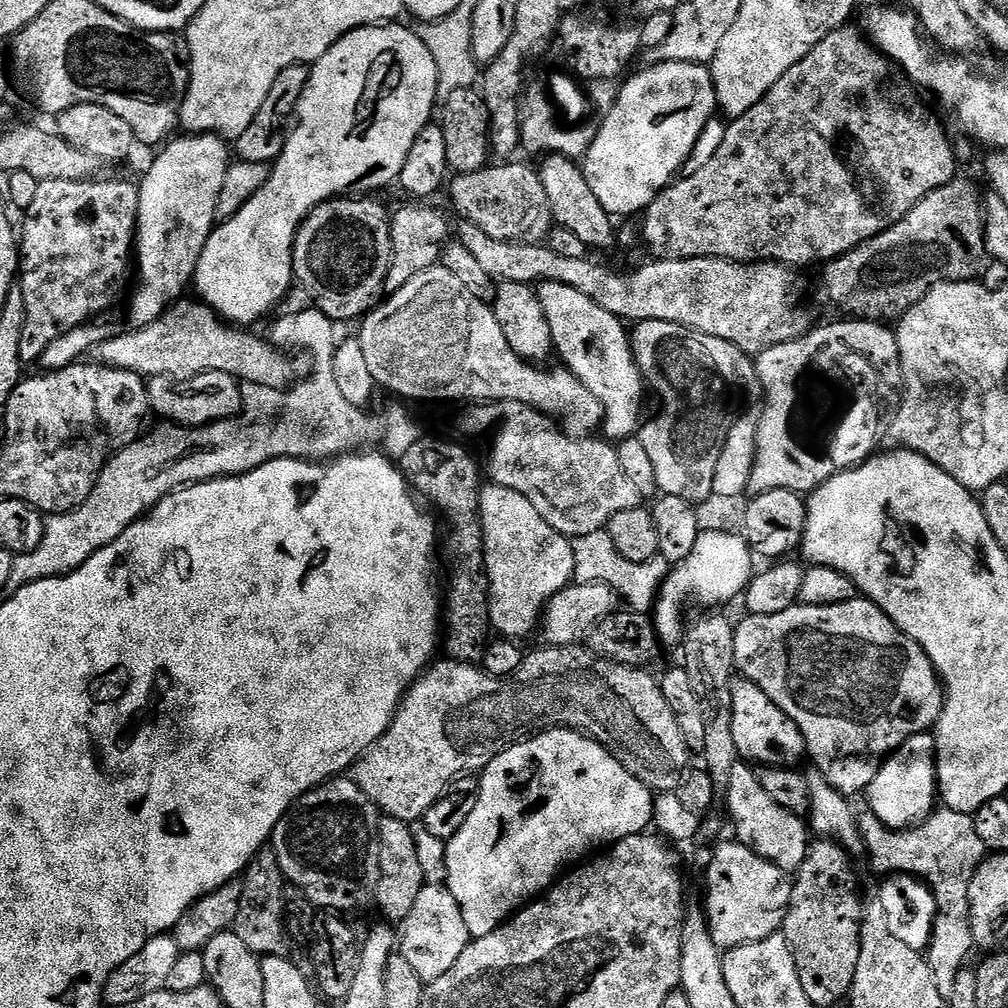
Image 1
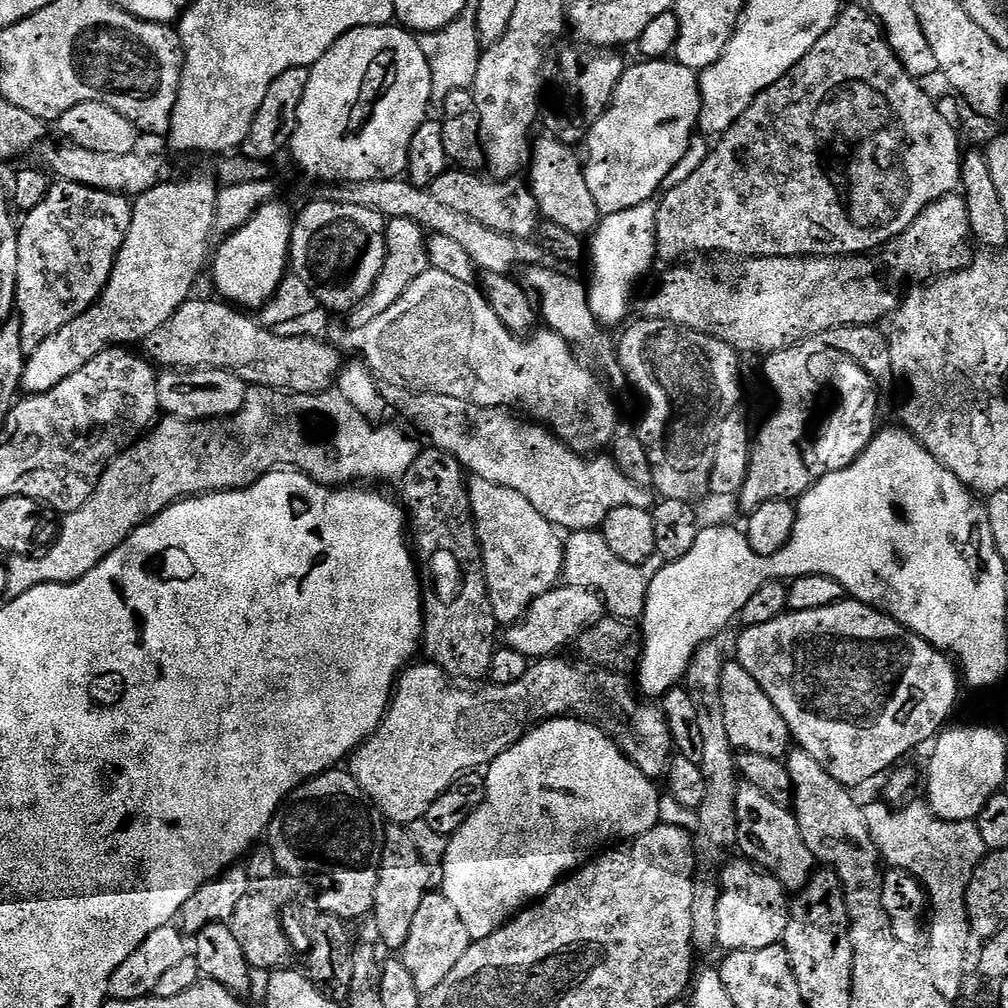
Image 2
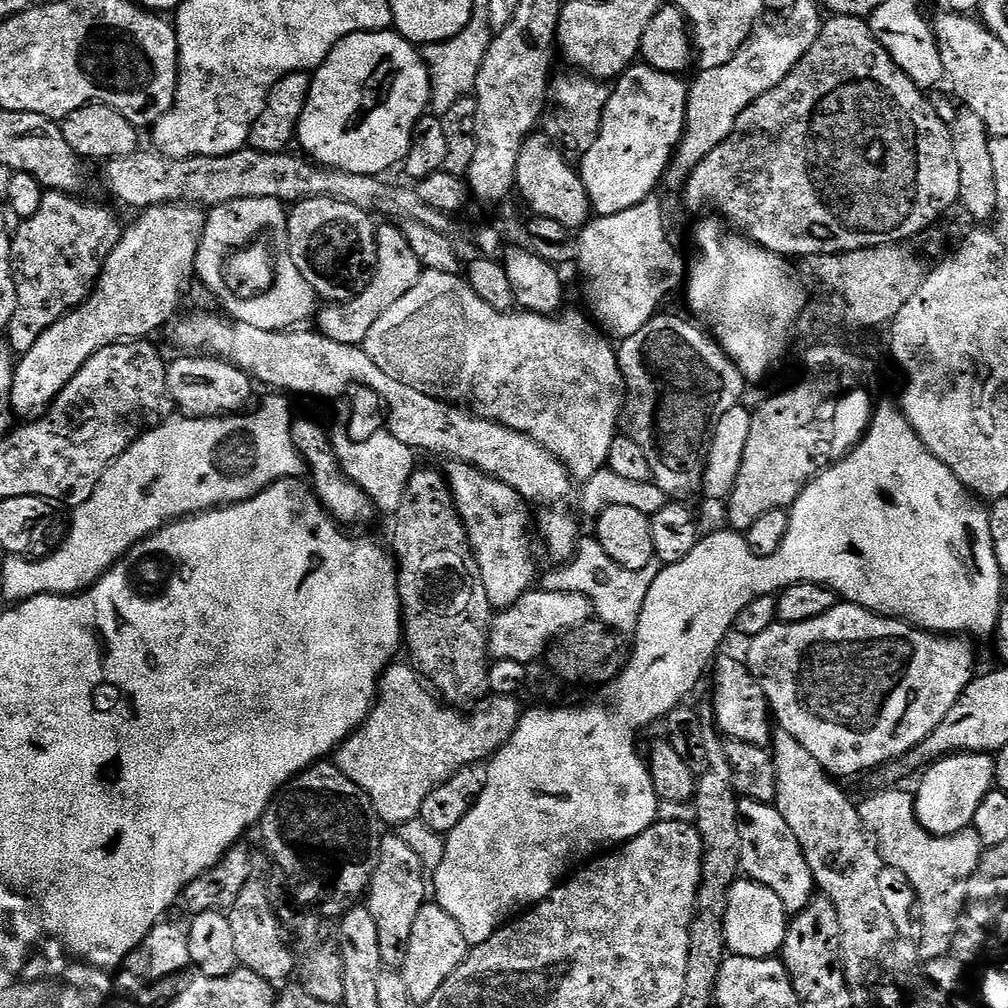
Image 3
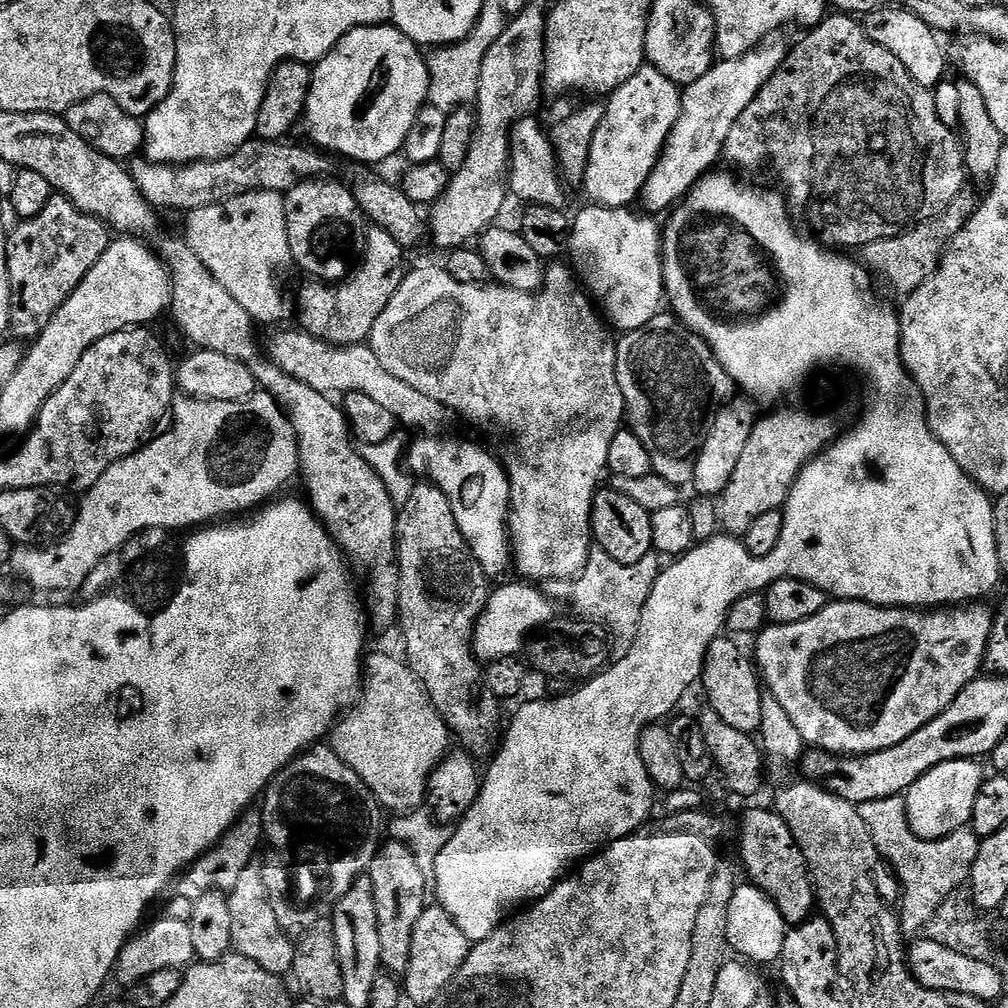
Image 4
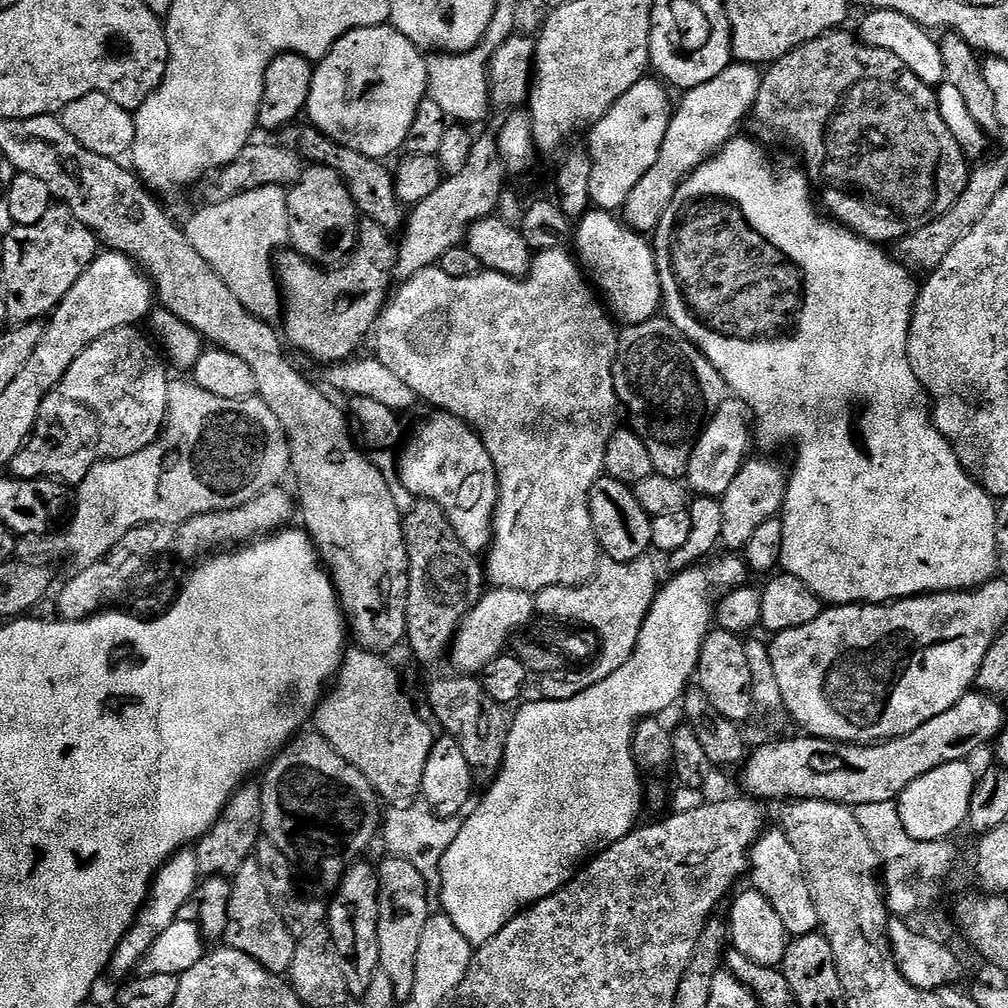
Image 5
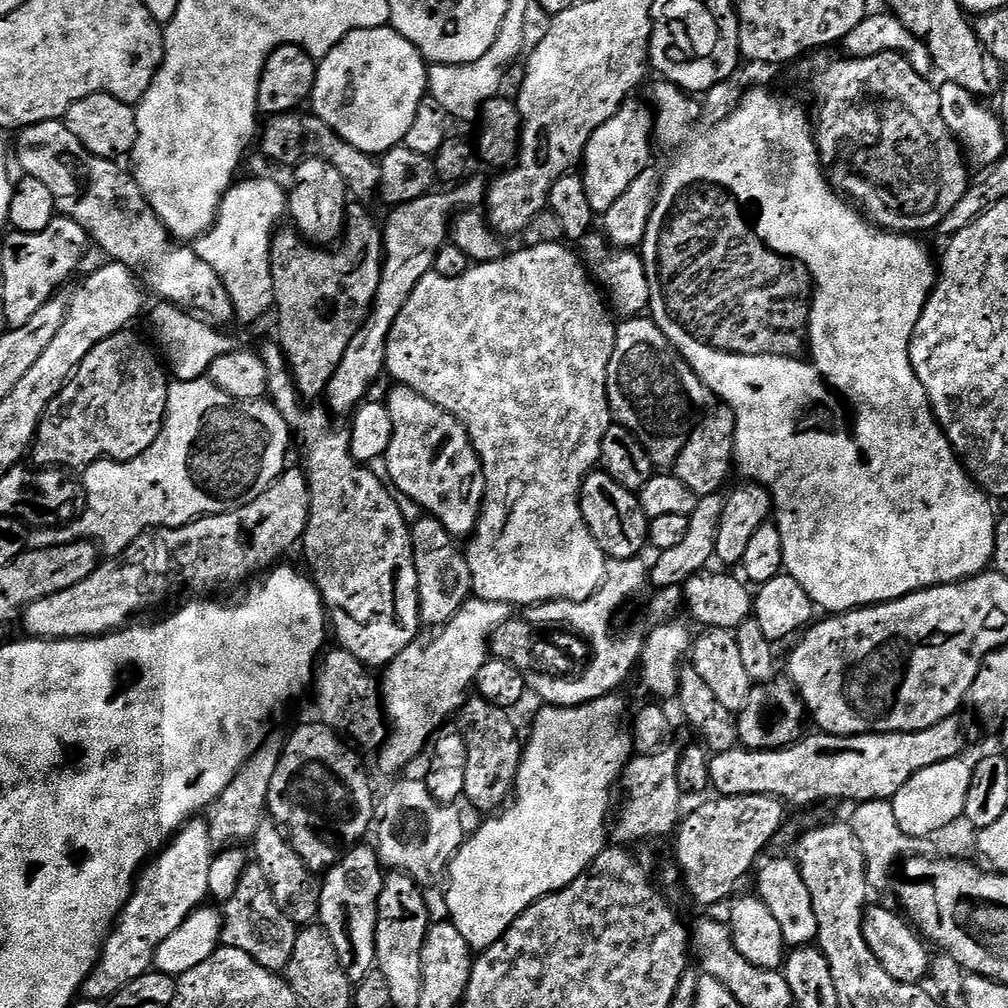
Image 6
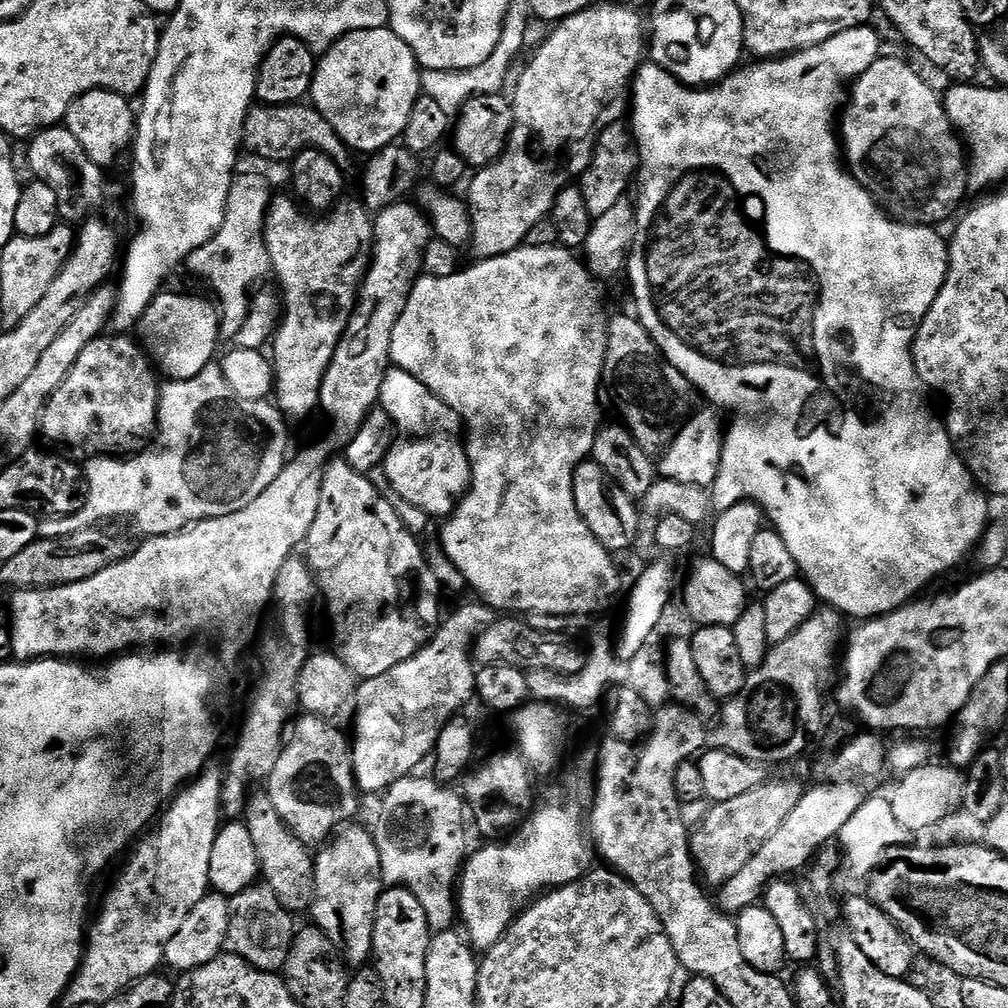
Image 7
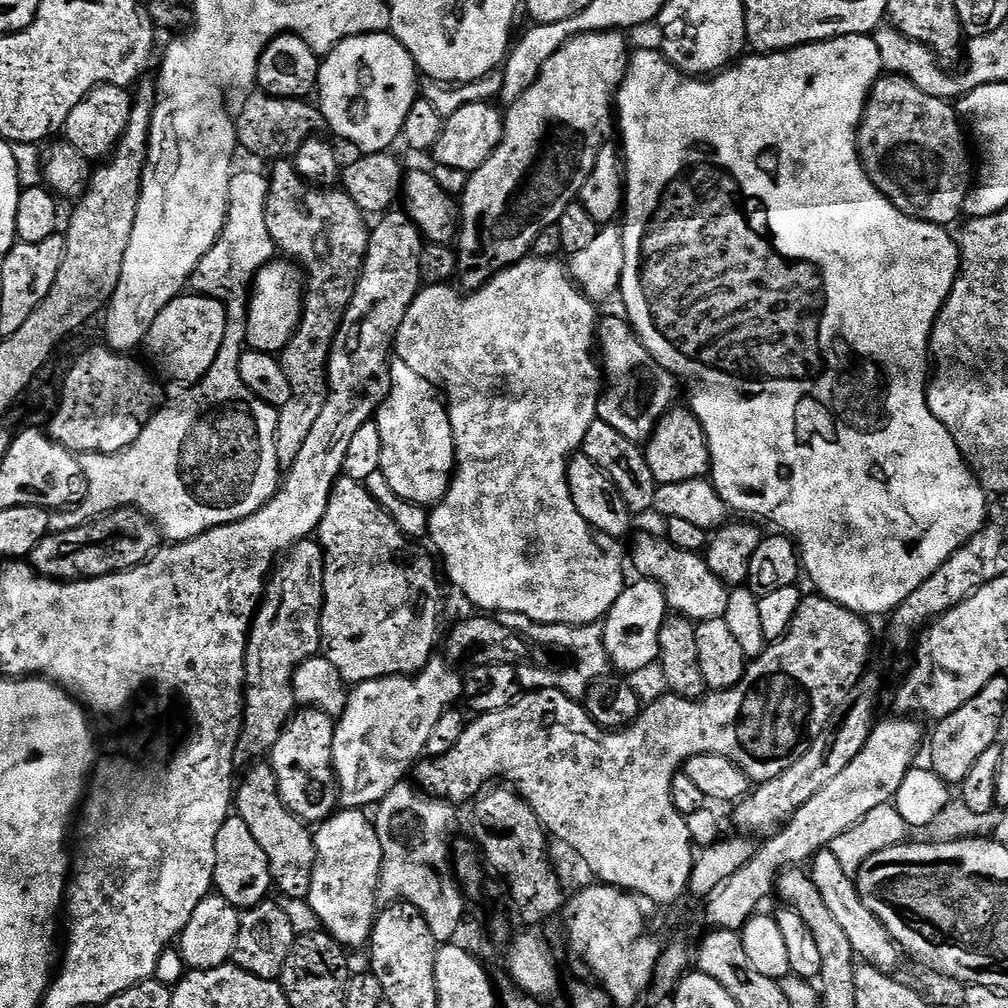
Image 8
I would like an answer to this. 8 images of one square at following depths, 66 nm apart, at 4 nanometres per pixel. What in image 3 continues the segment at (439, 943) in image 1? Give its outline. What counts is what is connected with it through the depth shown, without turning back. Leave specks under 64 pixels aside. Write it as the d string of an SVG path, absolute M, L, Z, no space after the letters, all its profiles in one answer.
M425 902L422 910L418 910L418 918L414 918L414 926L410 929L410 942L406 946L406 958L400 965L399 971L406 982L406 991L409 992L413 1005L423 1006L438 994L442 982L462 966L467 958L470 945L462 935L458 922L442 910L442 906L435 902Z

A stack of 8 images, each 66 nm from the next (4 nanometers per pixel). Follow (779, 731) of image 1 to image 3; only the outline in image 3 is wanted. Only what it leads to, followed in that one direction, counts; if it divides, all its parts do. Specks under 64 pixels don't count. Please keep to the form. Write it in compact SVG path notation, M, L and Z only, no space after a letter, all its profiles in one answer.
M724 655L715 657L714 671L711 673L713 676L710 703L715 712L716 726L727 739L767 745L774 735L774 717L766 694L750 674L743 659L735 660L732 656Z

